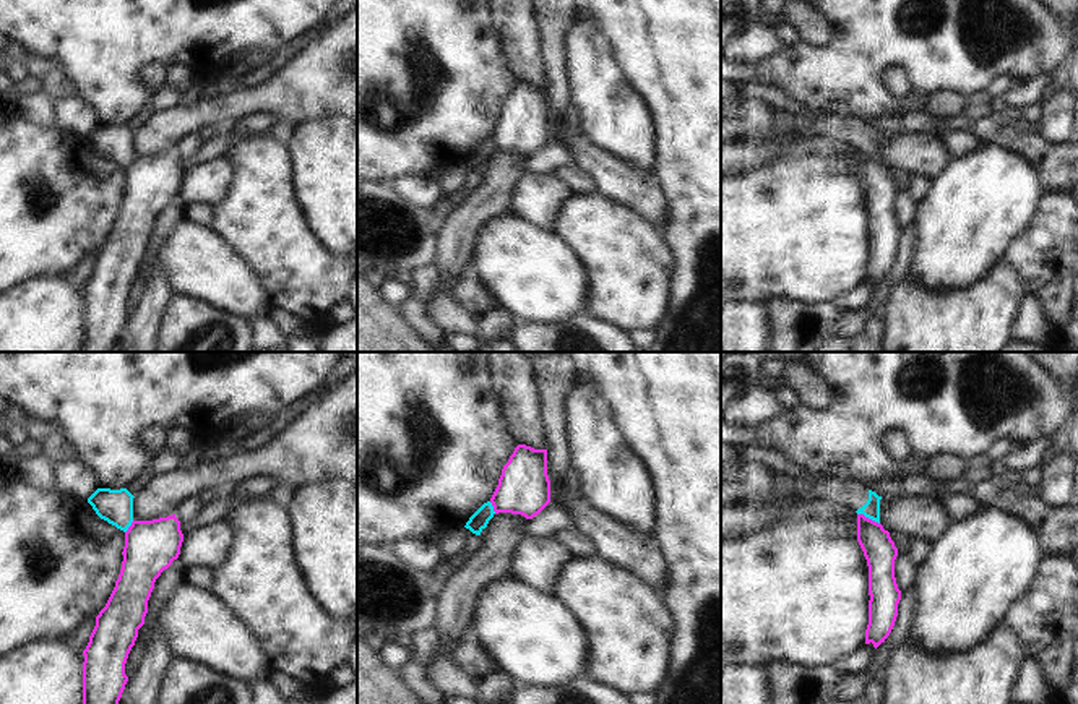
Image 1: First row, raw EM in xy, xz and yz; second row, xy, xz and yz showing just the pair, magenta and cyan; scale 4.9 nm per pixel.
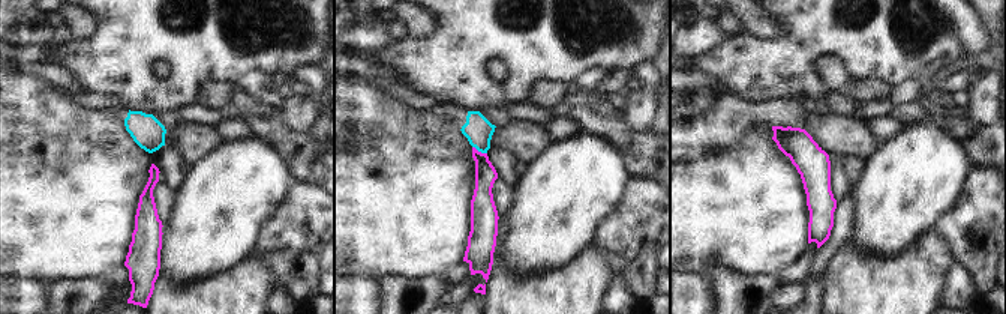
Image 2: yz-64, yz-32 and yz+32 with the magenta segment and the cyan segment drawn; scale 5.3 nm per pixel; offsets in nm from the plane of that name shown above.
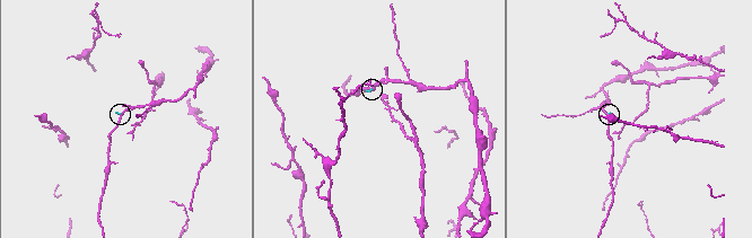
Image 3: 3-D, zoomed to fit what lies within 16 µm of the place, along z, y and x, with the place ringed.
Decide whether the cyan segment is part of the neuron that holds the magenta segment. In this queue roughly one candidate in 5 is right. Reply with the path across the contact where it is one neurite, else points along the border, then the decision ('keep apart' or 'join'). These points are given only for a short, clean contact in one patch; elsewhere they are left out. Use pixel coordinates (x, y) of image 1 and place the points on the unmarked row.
border yz (858, 150), (879, 161); keep apart

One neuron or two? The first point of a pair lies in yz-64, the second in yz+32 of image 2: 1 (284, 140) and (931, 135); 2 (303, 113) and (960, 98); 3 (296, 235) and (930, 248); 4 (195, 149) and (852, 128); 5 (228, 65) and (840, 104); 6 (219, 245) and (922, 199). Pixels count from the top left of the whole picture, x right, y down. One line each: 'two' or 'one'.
1: two
2: two
3: two
4: one
5: two
6: one

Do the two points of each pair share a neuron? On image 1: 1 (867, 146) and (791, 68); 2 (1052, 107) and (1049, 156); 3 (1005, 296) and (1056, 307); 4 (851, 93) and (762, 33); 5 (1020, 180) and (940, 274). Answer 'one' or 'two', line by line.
1: two
2: two
3: two
4: two
5: one

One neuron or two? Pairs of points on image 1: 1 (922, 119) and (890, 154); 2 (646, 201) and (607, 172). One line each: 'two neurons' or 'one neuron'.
1: two neurons
2: one neuron

